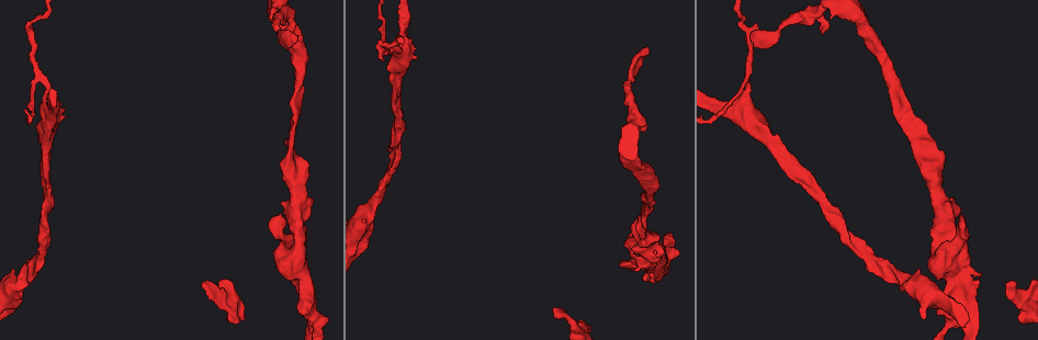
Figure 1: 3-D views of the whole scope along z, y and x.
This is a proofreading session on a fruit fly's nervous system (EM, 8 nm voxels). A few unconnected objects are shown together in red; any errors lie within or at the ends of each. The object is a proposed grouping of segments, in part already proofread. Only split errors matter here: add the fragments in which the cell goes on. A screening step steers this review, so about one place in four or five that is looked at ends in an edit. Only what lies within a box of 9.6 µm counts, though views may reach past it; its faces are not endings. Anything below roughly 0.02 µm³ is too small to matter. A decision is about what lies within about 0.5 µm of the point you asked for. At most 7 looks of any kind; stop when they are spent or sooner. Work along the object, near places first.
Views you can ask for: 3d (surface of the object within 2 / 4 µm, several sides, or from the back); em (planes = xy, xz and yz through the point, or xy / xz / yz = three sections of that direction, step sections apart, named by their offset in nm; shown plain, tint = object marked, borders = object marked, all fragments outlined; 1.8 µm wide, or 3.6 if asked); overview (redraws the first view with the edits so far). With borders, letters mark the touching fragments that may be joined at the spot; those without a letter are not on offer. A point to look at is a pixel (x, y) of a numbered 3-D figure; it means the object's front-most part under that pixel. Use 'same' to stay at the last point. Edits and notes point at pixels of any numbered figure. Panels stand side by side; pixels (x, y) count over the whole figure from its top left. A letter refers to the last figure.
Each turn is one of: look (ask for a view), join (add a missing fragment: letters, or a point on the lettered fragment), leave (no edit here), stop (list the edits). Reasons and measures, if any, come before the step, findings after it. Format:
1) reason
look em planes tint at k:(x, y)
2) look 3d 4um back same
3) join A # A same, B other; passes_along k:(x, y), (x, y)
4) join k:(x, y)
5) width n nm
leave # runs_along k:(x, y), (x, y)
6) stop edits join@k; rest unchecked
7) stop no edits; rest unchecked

look em planes borders at 1:(743, 23)

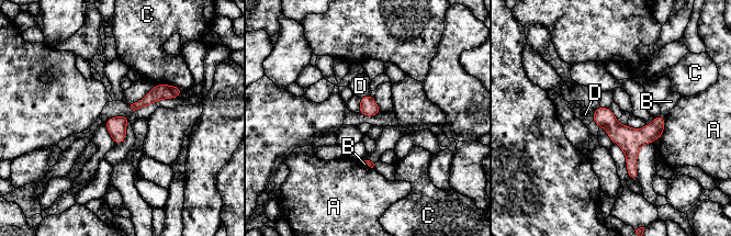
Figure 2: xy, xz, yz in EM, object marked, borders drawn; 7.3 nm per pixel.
longest_contact C 200 nm
join D # A other, B other, C other, D same; passes_along 2:(603, 116), (593, 115), (585, 114); the cell continues

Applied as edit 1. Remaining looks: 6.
calibre changes
look em yz step 8 borders at 1:(402, 47)

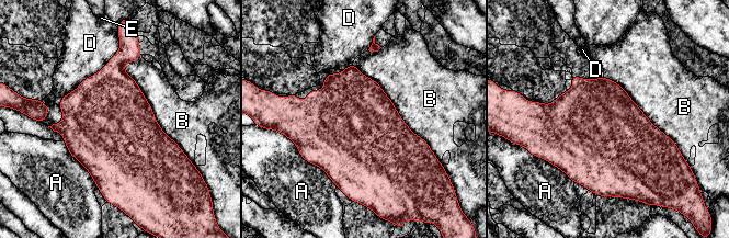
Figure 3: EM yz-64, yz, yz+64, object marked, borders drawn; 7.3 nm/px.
leave # A other, B other, D other, E other; border 3:(126, 61), (185, 155); none of them fits

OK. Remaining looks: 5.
an open end
look 3d 4um at 1:(745, 41)

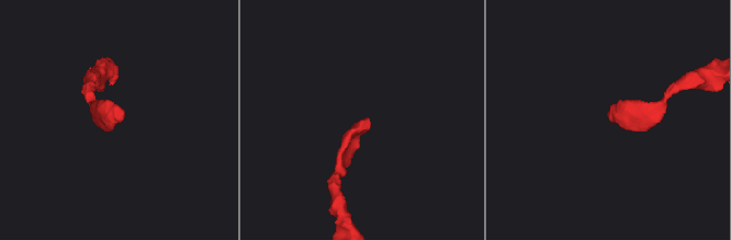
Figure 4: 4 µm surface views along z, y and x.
need the tissue
look em planes borders at 4:(608, 117)

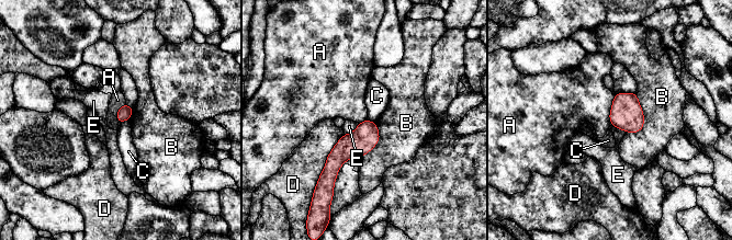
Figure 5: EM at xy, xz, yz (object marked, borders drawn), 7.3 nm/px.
leave # A other, B other, C other, D other, E other; border 5:(614, 94), (609, 113), (610, 125); no lettered fragment goes on from it

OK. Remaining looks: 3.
stop edits join@2; rest unchecked

